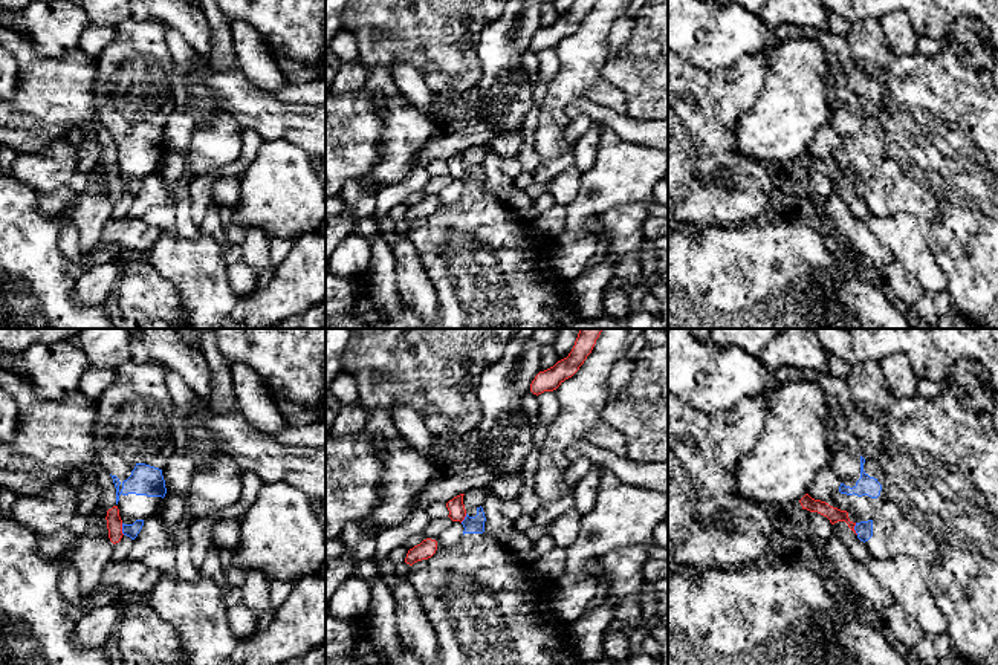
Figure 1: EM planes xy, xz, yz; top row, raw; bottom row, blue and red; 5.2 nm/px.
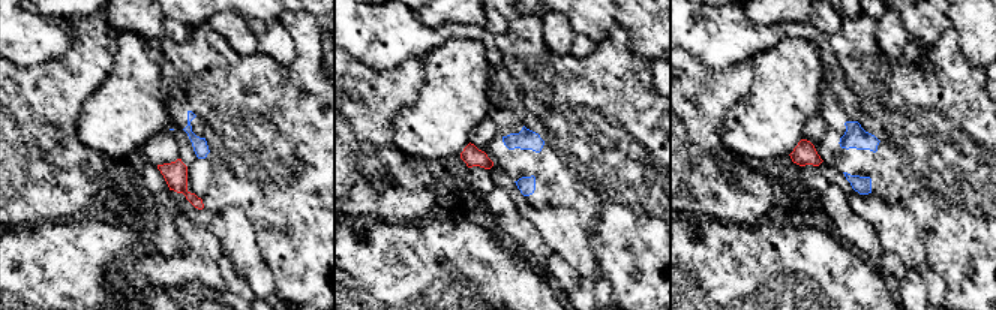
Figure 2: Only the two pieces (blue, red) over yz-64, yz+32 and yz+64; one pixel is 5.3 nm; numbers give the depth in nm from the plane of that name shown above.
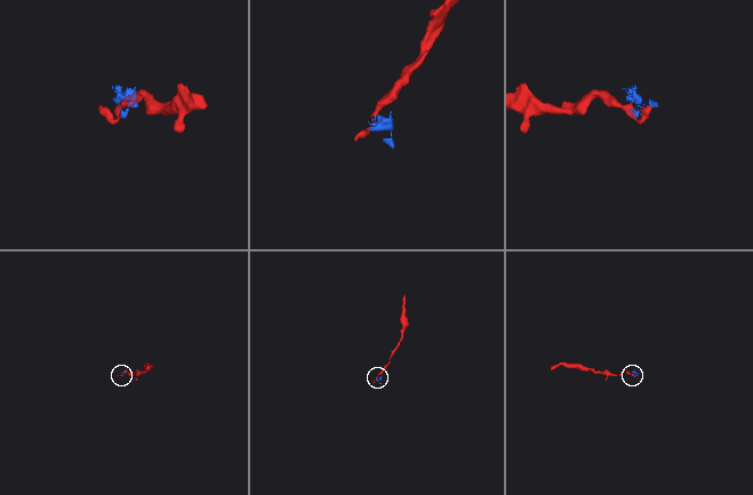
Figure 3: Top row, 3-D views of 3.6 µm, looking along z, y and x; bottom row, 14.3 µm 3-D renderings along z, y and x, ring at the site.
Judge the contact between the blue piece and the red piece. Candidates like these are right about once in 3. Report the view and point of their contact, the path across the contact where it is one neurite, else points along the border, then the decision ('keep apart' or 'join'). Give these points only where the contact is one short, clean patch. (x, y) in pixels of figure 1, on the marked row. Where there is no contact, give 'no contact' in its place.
contact xy (123, 529); border xy (121, 523), (124, 534); keep apart

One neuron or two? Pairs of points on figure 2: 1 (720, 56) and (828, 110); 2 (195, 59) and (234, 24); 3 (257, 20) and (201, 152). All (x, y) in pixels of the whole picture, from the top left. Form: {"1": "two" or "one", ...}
{"1": "one", "2": "two", "3": "two"}

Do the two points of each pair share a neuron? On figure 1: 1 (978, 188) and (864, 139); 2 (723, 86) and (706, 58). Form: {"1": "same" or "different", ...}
{"1": "same", "2": "different"}

